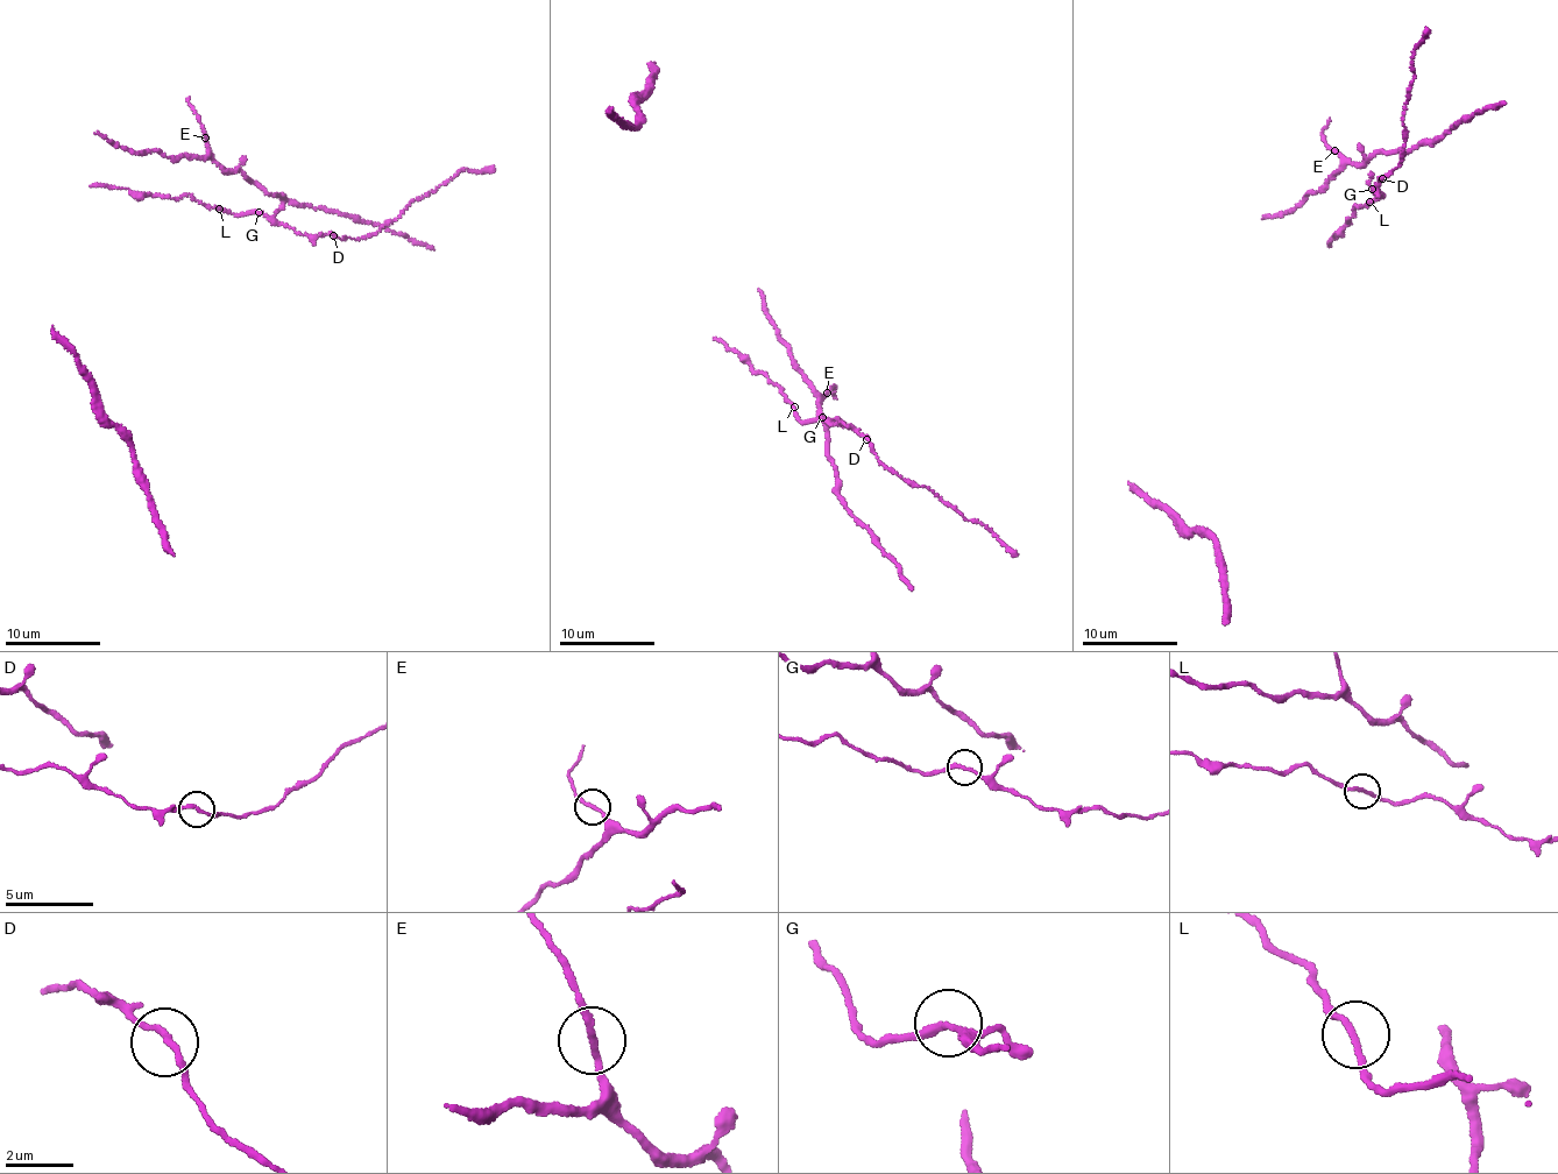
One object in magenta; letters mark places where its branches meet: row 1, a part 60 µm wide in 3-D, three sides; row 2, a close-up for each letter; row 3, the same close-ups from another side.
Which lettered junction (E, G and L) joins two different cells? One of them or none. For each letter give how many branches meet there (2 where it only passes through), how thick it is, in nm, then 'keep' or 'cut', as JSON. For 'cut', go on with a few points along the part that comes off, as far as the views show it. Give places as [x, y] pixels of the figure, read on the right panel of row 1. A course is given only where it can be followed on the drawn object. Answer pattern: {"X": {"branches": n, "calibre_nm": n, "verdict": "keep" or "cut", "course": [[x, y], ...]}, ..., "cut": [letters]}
{"E": {"branches": 2, "calibre_nm": 200, "verdict": "keep"}, "G": {"branches": 2, "calibre_nm": 180, "verdict": "keep"}, "L": {"branches": 2, "calibre_nm": 180, "verdict": "keep"}, "cut": []}

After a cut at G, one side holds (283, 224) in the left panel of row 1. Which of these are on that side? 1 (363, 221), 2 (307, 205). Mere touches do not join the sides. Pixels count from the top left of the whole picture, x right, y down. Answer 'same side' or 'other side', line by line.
1: other side
2: other side

